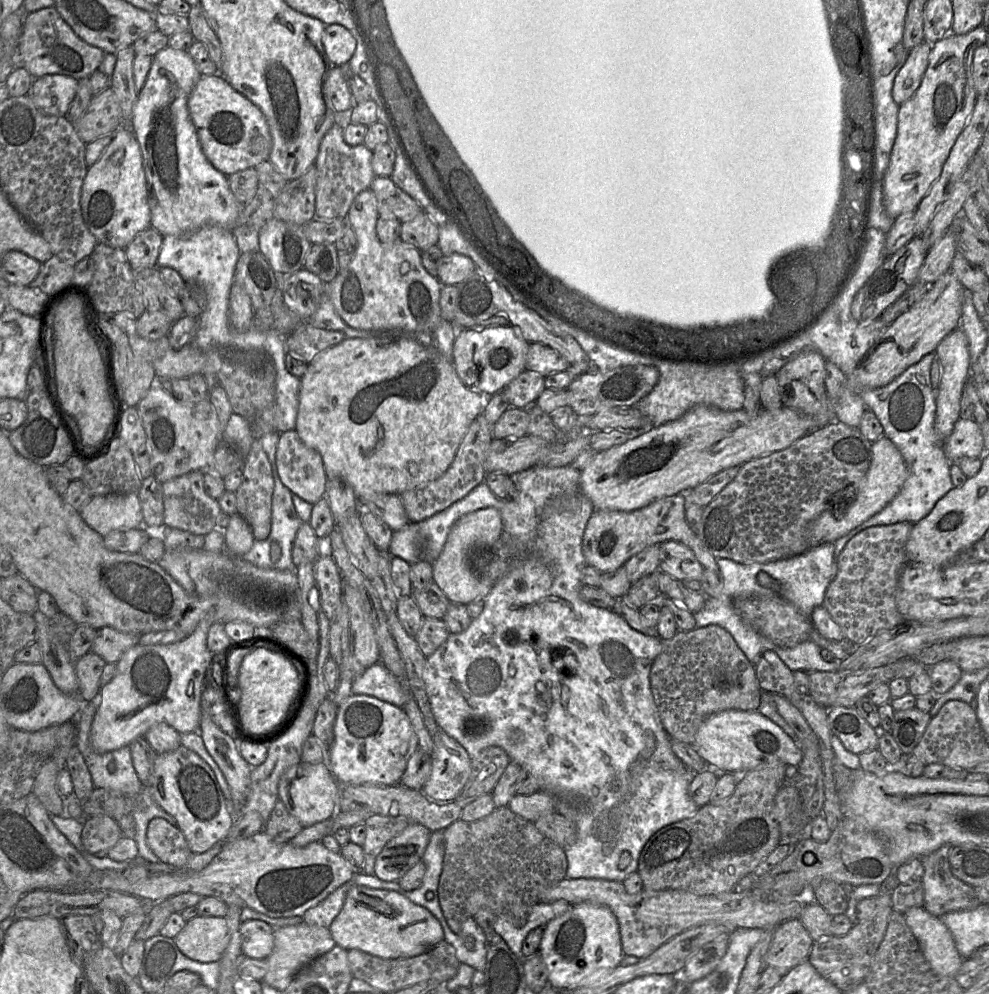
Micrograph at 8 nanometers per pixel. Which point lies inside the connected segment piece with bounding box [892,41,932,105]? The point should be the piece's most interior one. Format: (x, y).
(907, 81)

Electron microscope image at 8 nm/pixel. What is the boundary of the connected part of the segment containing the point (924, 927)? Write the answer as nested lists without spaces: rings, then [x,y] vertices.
[[[923,906],[912,907],[903,915],[933,970],[939,975],[955,977],[964,959],[957,951],[955,940],[949,929],[938,917],[930,914]]]

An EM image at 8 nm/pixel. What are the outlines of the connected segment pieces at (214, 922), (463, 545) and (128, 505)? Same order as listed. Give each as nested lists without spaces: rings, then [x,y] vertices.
[[[197,916],[173,938],[186,957],[199,962],[219,961],[230,942],[225,917]]]
[[[493,507],[482,508],[463,515],[451,528],[446,543],[433,562],[434,582],[452,603],[469,604],[477,598],[486,598],[492,586],[473,567],[473,551],[488,551],[501,538],[503,522],[500,512]]]
[[[136,493],[93,496],[79,514],[102,537],[143,526],[142,507]]]

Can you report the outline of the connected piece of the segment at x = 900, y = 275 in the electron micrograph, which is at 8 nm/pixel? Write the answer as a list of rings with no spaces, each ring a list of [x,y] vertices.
[[[917,235],[896,253],[888,256],[883,265],[854,296],[850,308],[853,318],[857,321],[865,321],[880,317],[917,281],[928,252],[929,248],[925,239]]]

